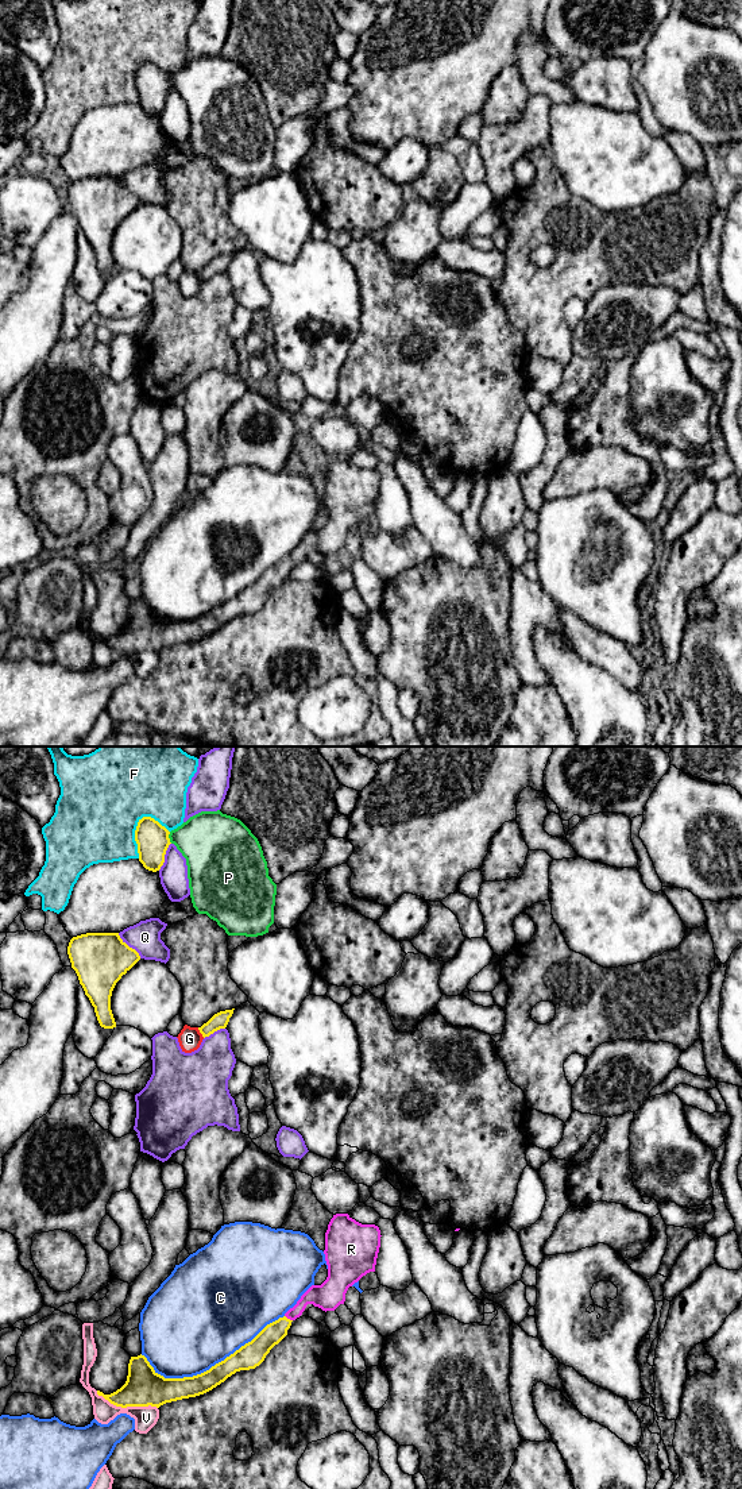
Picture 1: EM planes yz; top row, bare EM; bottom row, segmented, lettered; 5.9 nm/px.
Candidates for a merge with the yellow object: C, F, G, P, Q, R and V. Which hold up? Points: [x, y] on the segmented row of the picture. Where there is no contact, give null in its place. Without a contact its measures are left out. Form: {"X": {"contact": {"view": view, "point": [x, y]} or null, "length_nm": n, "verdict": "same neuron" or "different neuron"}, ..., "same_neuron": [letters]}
{"C": {"contact": {"view": "yz", "point": [212, 1366]}, "length_nm": 900, "verdict": "different neuron"}, "F": {"contact": {"view": "yz", "point": [135, 834]}, "length_nm": 260, "verdict": "different neuron"}, "G": {"contact": {"view": "yz", "point": [200, 1032]}, "length_nm": 80, "verdict": "different neuron"}, "P": {"contact": {"view": "yz", "point": [167, 837]}, "length_nm": 70, "verdict": "different neuron"}, "Q": {"contact": {"view": "yz", "point": [128, 946]}, "length_nm": 200, "verdict": "different neuron"}, "R": {"contact": {"view": "yz", "point": [289, 1319]}, "length_nm": 60, "verdict": "same neuron"}, "V": {"contact": {"view": "yz", "point": [126, 1407]}, "length_nm": 380, "verdict": "different neuron"}, "same_neuron": ["R"]}

